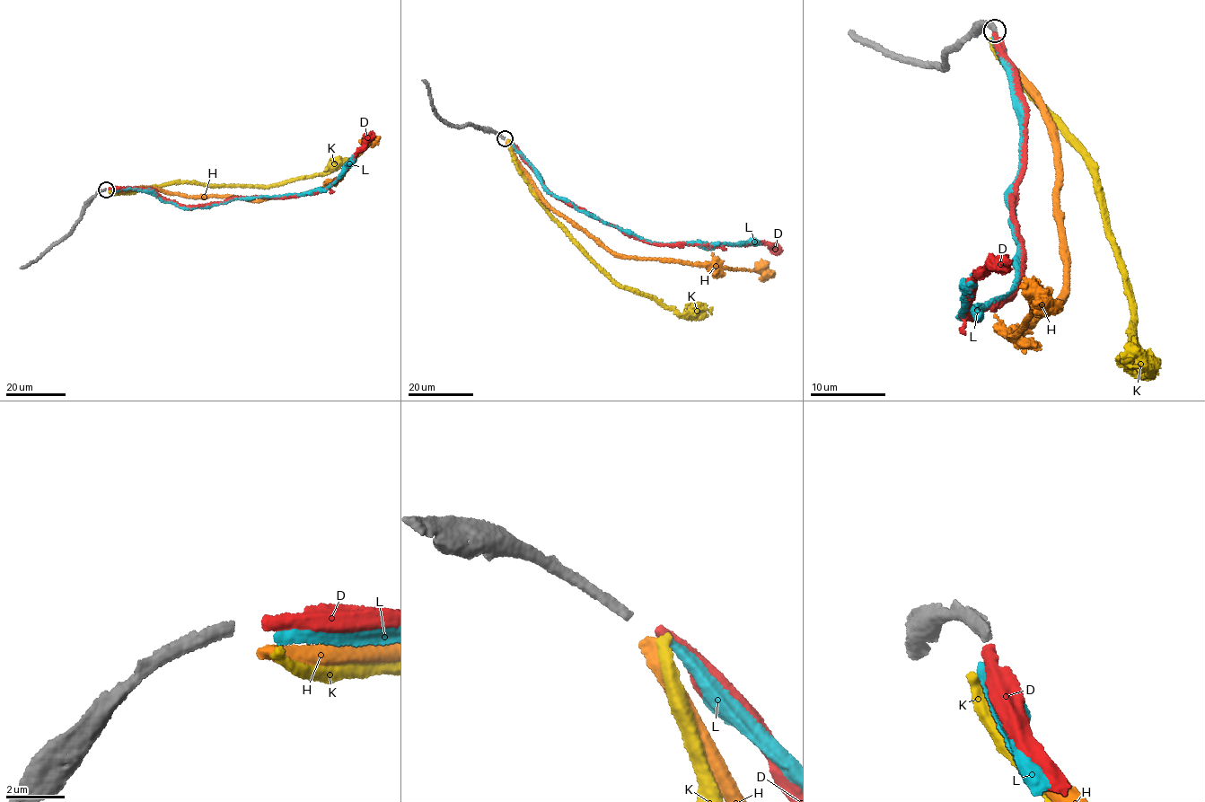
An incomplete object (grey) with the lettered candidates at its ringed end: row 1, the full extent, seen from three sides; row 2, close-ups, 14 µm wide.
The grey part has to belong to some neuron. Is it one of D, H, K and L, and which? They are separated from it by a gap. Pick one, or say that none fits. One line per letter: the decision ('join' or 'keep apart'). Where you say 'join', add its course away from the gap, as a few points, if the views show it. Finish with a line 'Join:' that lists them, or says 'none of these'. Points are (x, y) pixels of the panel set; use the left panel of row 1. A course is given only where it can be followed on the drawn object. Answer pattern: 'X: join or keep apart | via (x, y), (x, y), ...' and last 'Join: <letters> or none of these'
D: keep apart
H: keep apart
K: keep apart
L: join | via (110, 190), (141, 190), (188, 208), (206, 207), (234, 198), (313, 193), (322, 191), (339, 176), (354, 155)
Join: L

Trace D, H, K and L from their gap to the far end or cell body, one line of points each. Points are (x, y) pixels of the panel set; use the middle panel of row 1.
D: (507, 139), (538, 173), (547, 190), (626, 233), (665, 245), (688, 243), (713, 247), (760, 242), (778, 252)
H: (506, 141), (511, 153), (529, 173), (544, 201), (610, 251), (635, 259), (714, 263), (775, 274)
K: (507, 141), (520, 173), (539, 200), (615, 282), (653, 296), (682, 313), (706, 309), (712, 314)
L: (509, 140), (537, 171), (549, 191), (605, 223), (644, 239), (662, 244), (738, 243), (751, 239), (760, 241)

